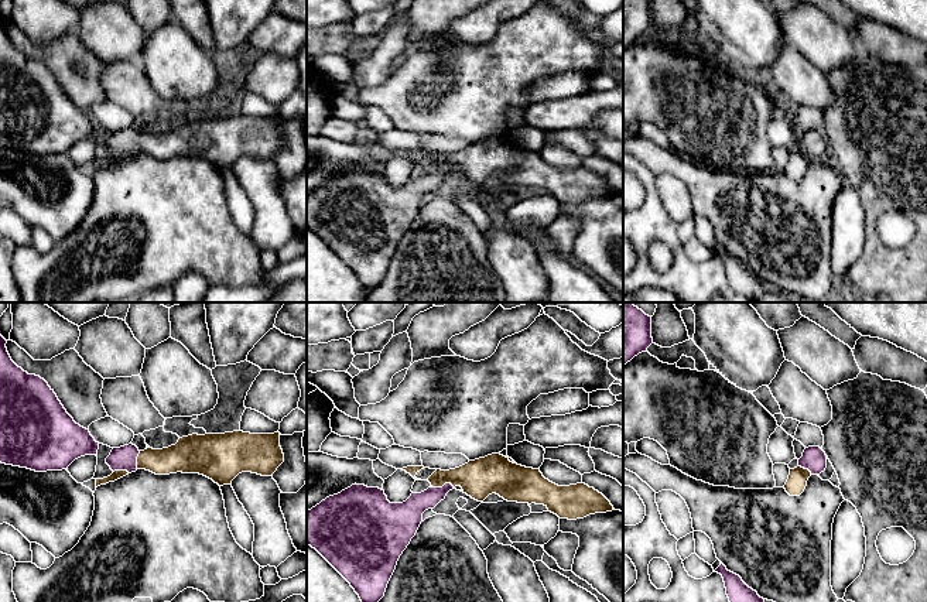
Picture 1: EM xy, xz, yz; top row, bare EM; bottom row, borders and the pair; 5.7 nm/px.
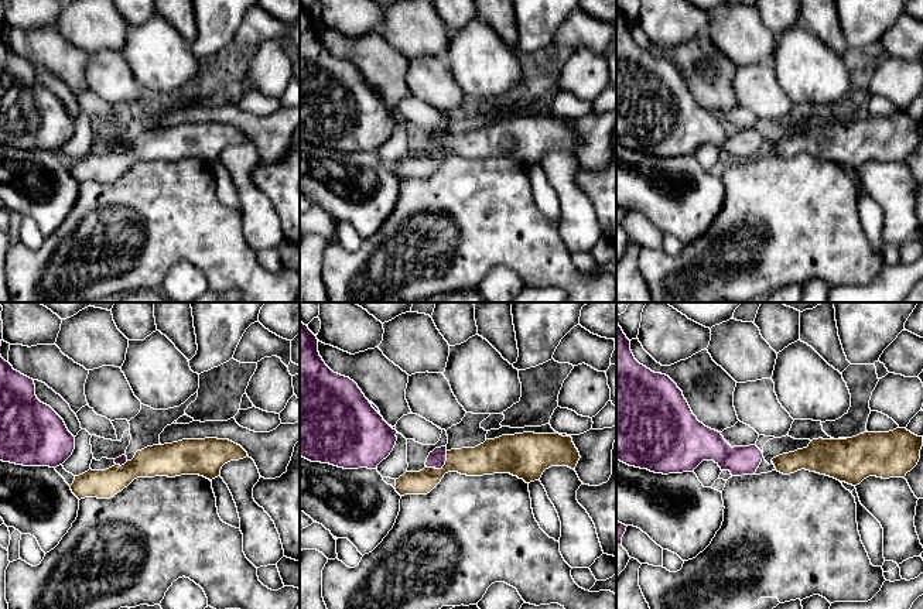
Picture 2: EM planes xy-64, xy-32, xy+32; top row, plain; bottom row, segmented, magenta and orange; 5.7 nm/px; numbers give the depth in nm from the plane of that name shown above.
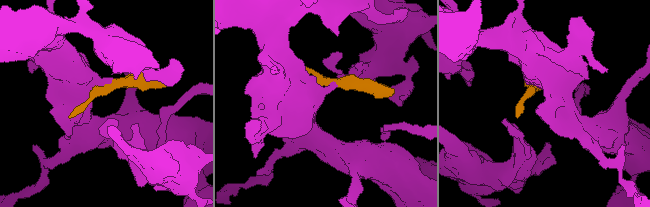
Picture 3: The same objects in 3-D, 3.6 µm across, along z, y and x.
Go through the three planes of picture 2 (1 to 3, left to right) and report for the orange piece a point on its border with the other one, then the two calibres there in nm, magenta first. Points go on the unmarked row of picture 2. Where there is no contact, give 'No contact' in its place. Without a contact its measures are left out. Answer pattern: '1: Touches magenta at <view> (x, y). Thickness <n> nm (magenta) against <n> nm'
1: Touches magenta at xy-64 (122, 147). Thickness 50 nm (magenta) against 180 nm
2: Touches magenta at xy-32 (441, 150). Thickness 100 nm (magenta) against 180 nm
3: No contact

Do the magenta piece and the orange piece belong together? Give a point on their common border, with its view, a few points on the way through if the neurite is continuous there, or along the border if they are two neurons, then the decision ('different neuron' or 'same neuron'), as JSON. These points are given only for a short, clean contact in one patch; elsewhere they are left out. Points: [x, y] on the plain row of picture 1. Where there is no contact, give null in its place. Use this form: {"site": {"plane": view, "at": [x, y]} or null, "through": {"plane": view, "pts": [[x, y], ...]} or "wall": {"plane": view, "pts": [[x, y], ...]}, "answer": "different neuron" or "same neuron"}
{"site": {"plane": "xz", "at": [444, 168]}, "through": {"plane": "xz", "pts": [[410, 197], [444, 168], [451, 161], [479, 161]]}, "answer": "same neuron"}

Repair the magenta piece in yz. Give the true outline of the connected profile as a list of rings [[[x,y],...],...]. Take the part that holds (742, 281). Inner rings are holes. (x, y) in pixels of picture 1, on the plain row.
[[[722,246],[715,256],[722,259],[726,278],[736,294],[746,297],[750,302],[756,302],[766,294],[764,283],[749,271],[739,259],[728,254]]]

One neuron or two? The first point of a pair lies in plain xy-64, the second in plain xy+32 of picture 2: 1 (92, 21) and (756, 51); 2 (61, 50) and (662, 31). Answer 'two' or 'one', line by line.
1: one
2: two

